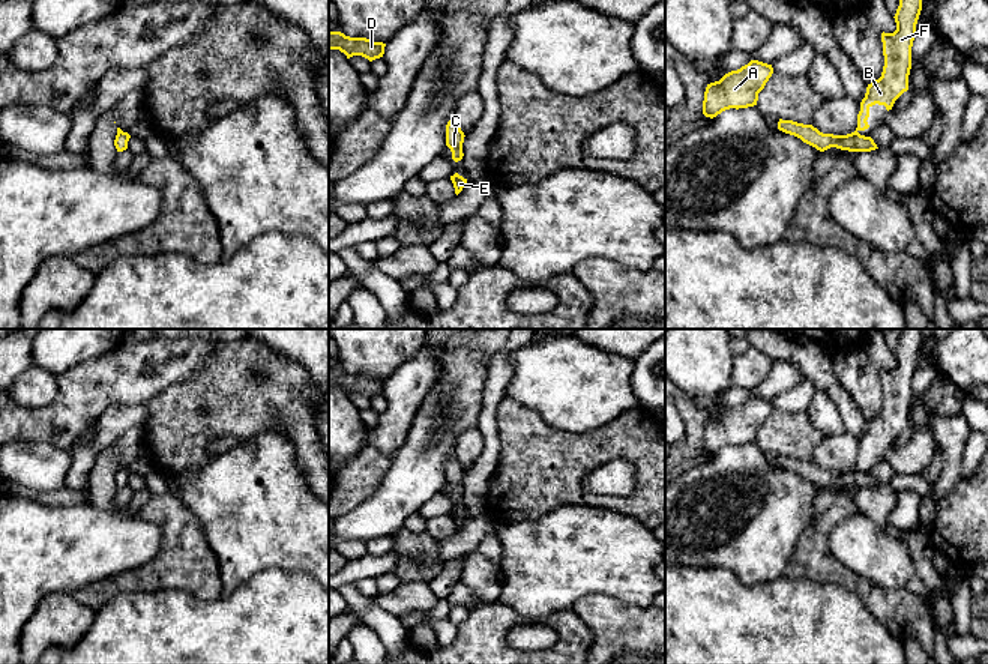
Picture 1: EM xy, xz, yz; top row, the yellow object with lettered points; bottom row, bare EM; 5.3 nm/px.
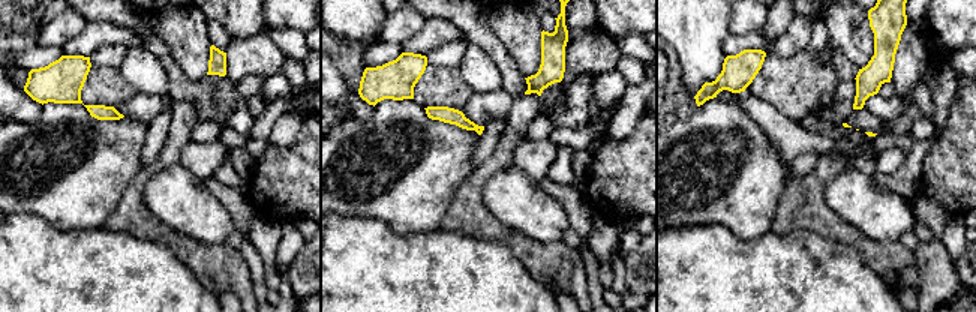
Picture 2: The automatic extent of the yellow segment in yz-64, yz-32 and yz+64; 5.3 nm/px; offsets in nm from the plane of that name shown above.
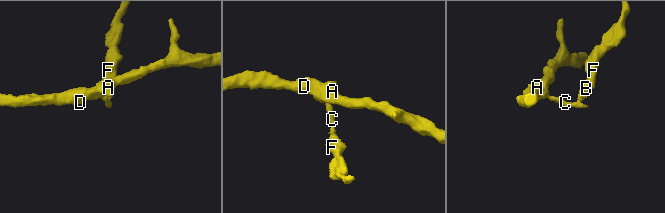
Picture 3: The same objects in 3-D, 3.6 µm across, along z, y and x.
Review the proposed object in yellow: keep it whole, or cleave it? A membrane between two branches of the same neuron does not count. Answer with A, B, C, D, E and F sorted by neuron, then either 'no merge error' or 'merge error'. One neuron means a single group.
A C D E / B F; merge error

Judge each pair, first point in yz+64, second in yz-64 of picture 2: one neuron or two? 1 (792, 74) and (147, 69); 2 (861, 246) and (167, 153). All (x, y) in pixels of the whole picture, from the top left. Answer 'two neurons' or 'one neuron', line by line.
1: two neurons
2: one neuron

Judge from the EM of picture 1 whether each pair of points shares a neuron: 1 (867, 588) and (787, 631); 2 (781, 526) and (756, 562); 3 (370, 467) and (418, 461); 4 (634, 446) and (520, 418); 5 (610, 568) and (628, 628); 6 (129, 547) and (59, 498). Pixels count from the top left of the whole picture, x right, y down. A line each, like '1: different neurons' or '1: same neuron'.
1: different neurons
2: same neuron
3: different neurons
4: same neuron
5: different neurons
6: different neurons

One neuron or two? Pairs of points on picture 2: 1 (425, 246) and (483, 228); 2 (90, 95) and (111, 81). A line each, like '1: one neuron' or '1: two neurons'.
1: two neurons
2: one neuron

